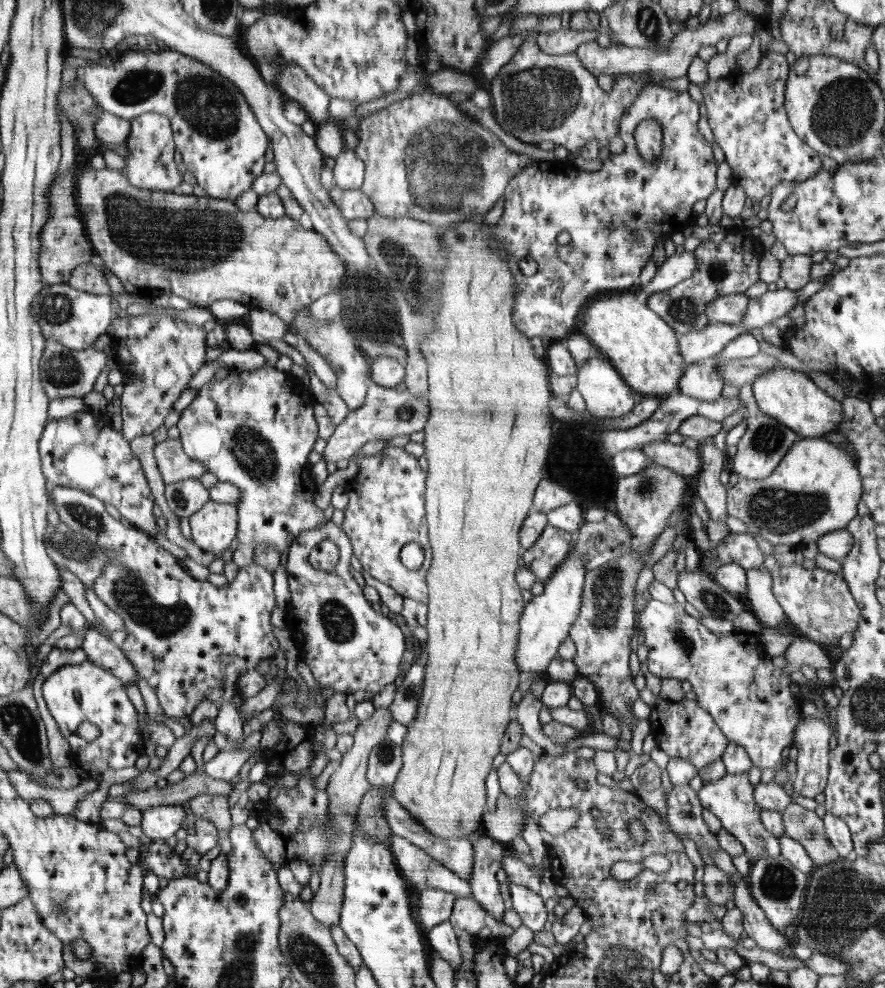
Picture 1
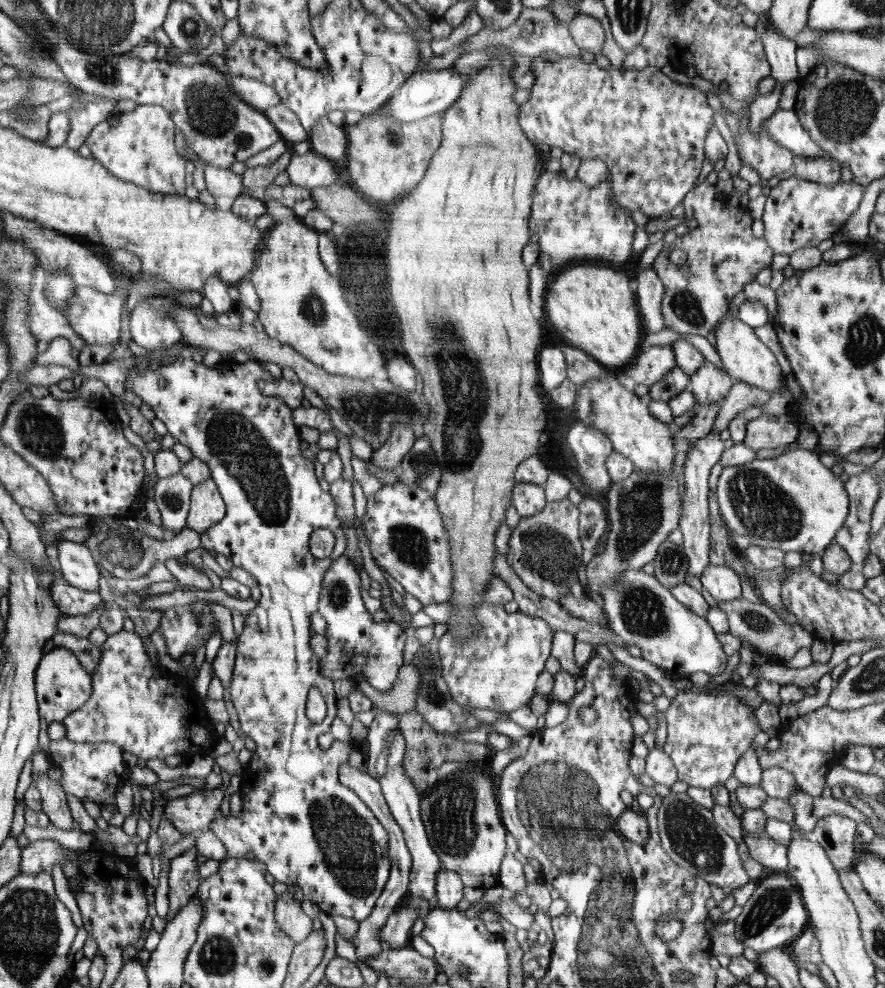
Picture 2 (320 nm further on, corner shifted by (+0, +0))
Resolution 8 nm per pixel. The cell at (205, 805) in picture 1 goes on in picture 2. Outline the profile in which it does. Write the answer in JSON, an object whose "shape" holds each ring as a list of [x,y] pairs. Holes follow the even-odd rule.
{"shape":[[[288,891],[280,895],[277,900],[275,916],[279,920],[276,926],[282,929],[284,934],[288,934],[288,938],[295,945],[304,942],[313,931],[312,918],[302,911],[300,902],[297,902]]]}

